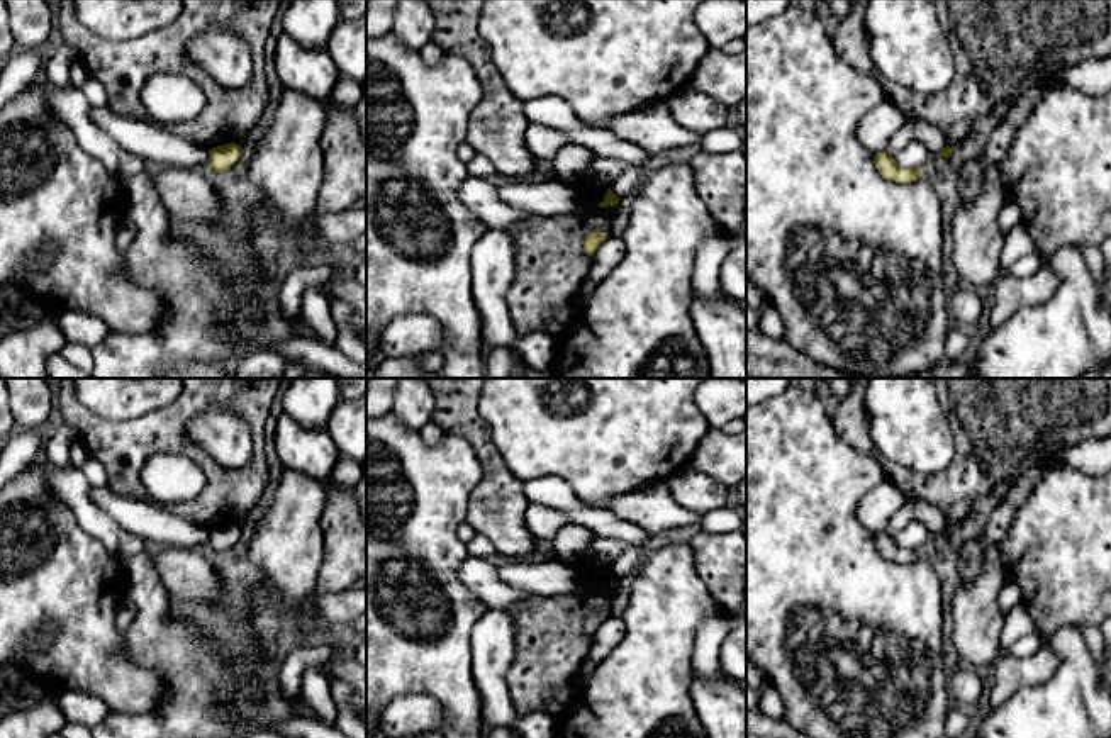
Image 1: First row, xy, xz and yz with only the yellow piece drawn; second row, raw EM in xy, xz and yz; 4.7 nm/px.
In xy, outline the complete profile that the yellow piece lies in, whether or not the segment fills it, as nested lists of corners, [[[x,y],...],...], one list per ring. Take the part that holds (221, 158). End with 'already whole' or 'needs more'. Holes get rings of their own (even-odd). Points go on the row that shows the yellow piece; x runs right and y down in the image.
[[[236,143],[217,146],[209,149],[207,166],[215,173],[222,173],[229,170],[243,154],[244,154],[244,149]]]; already whole

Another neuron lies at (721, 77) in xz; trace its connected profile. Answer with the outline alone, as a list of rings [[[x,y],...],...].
[[[712,48],[685,87],[733,109],[746,97],[746,51],[726,54]]]

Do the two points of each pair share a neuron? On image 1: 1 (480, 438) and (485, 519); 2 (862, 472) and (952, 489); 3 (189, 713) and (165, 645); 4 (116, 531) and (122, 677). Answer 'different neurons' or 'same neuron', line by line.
1: same neuron
2: different neurons
3: same neuron
4: different neurons

